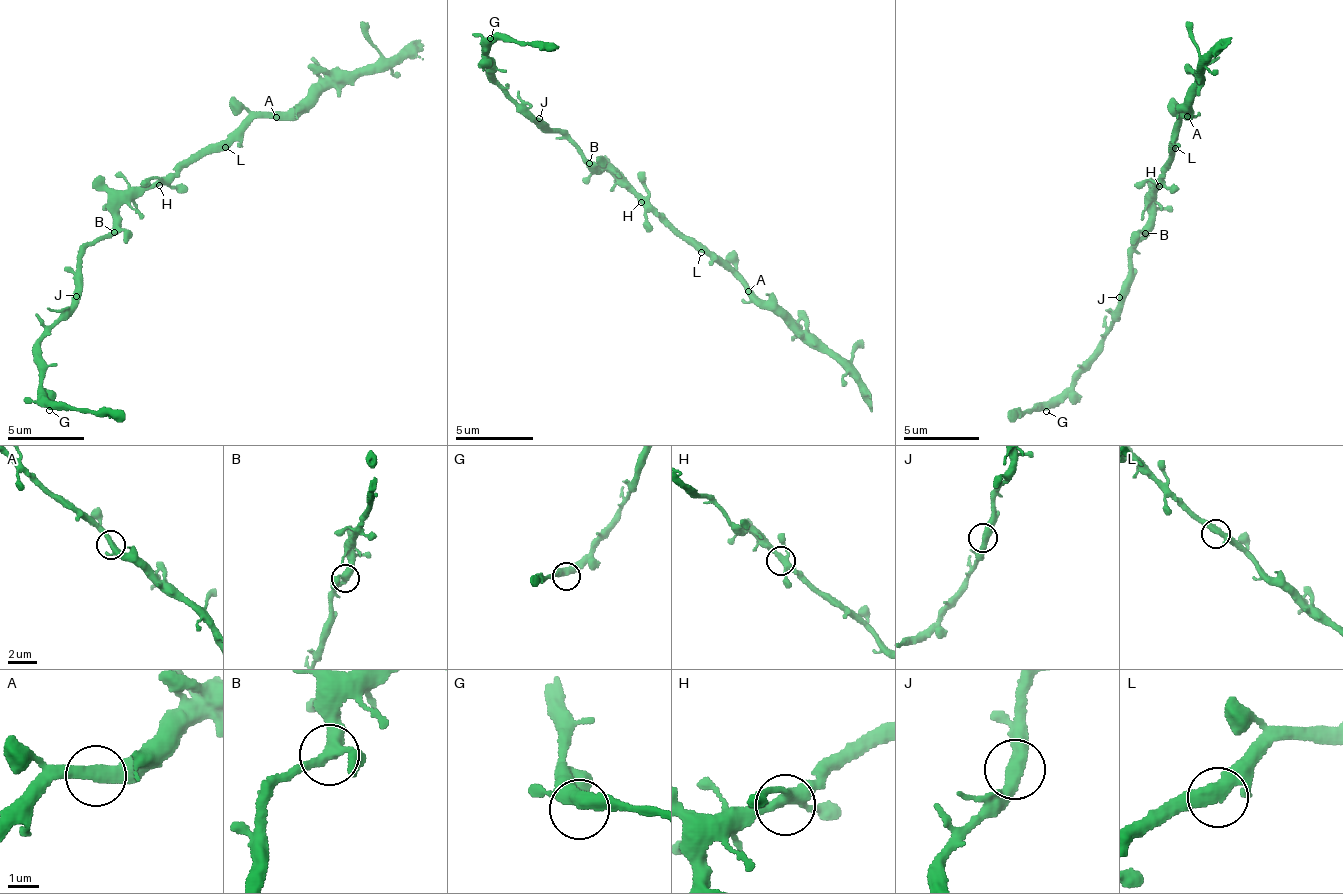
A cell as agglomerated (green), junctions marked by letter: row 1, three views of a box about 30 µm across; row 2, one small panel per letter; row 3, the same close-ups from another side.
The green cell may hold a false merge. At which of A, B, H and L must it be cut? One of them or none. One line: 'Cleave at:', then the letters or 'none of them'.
Cleave at: none of them

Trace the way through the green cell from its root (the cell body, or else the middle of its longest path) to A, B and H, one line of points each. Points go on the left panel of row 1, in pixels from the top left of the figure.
A: (123, 204), (254, 117), (276, 117)
B: (123, 204), (120, 208), (120, 223), (112, 231)
H: (123, 204), (147, 189), (159, 185)

